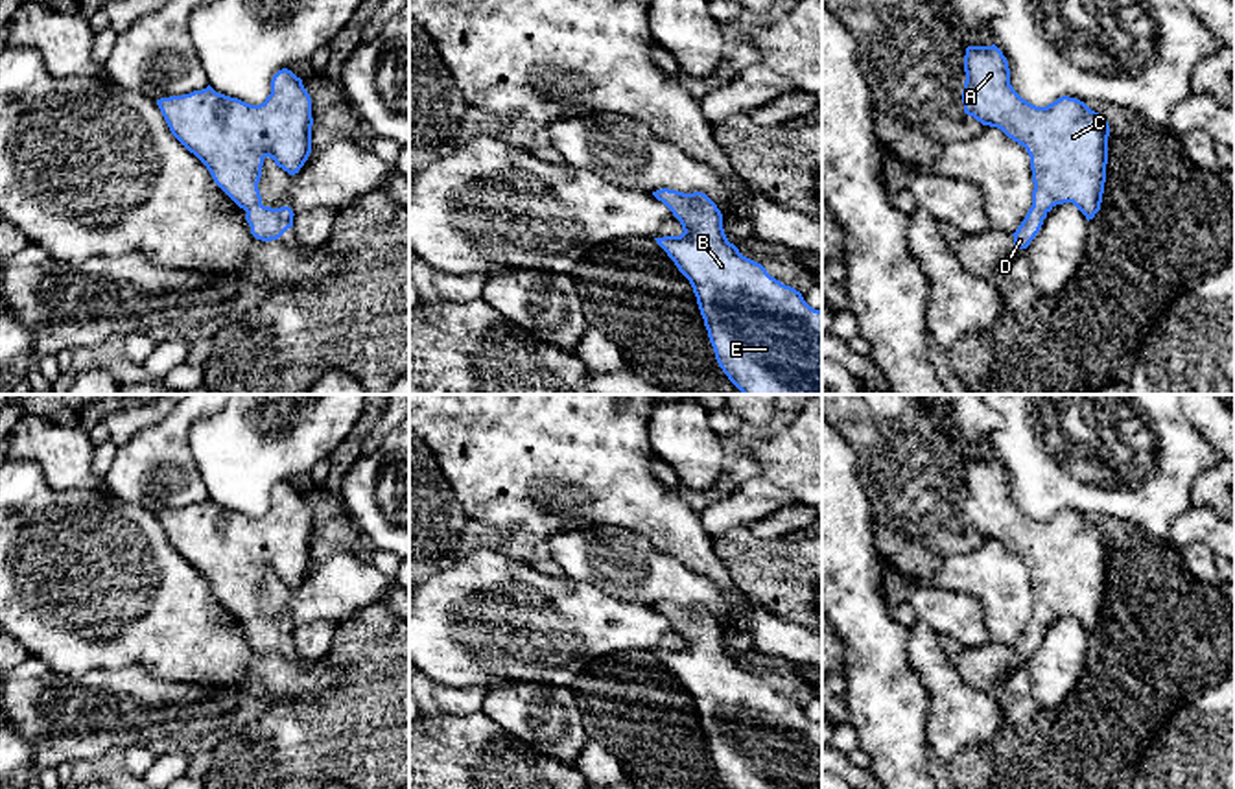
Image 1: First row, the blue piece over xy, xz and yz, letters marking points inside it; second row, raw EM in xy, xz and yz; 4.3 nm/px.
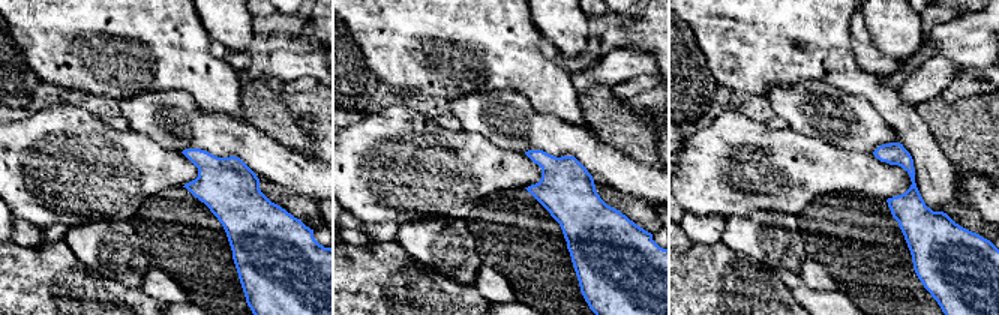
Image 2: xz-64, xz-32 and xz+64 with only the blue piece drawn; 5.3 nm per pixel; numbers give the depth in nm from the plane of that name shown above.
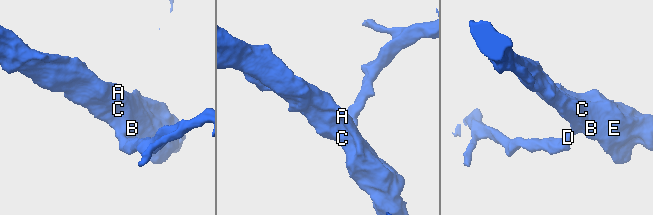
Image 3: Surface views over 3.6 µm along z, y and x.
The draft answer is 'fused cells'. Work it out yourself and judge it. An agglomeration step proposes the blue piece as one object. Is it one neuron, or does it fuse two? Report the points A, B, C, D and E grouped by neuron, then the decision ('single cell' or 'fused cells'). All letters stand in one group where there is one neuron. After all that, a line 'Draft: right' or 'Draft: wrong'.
groups A B C D E; single cell
Draft: wrong

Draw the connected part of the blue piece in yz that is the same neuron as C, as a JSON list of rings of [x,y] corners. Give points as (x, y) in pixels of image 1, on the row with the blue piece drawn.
[[[995,44],[968,46],[964,72],[964,112],[982,125],[1001,129],[1008,138],[1023,146],[1030,157],[1032,206],[1012,234],[1014,245],[1027,249],[1056,205],[1073,203],[1088,221],[1093,219],[1100,210],[1106,183],[1108,122],[1076,98],[1062,96],[1047,107],[1036,107],[1023,100],[1010,85],[1008,61]]]

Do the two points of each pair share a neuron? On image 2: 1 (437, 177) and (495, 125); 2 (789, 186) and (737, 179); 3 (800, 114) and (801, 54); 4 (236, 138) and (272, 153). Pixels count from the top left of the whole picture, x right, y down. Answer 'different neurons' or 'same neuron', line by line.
1: different neurons
2: same neuron
3: different neurons
4: same neuron

